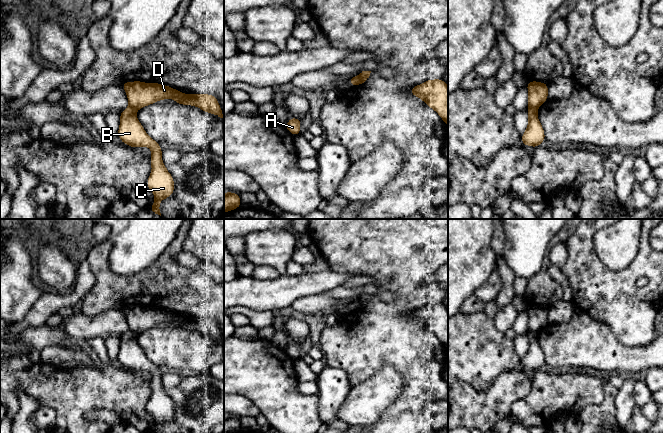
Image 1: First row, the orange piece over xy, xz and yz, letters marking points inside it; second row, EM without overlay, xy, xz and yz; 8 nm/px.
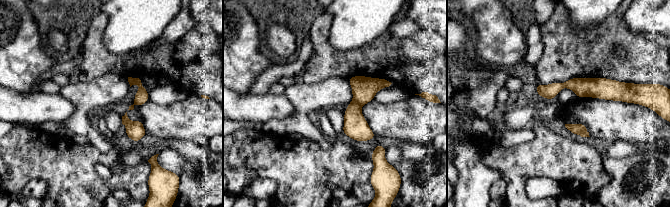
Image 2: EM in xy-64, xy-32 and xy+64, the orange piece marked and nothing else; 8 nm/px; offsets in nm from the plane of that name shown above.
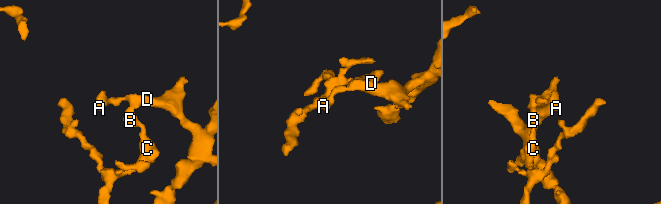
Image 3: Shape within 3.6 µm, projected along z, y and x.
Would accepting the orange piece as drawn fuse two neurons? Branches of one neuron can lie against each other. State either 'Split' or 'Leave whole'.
Split

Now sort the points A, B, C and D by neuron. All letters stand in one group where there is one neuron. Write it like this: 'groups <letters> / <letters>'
groups A D / B C

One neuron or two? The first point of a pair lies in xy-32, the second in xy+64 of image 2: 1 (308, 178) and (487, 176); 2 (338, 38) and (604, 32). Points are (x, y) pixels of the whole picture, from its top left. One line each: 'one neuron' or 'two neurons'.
1: two neurons
2: two neurons

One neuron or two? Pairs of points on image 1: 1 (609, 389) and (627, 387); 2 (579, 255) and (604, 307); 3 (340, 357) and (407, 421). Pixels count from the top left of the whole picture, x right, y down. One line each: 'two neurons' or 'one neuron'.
1: two neurons
2: one neuron
3: one neuron

